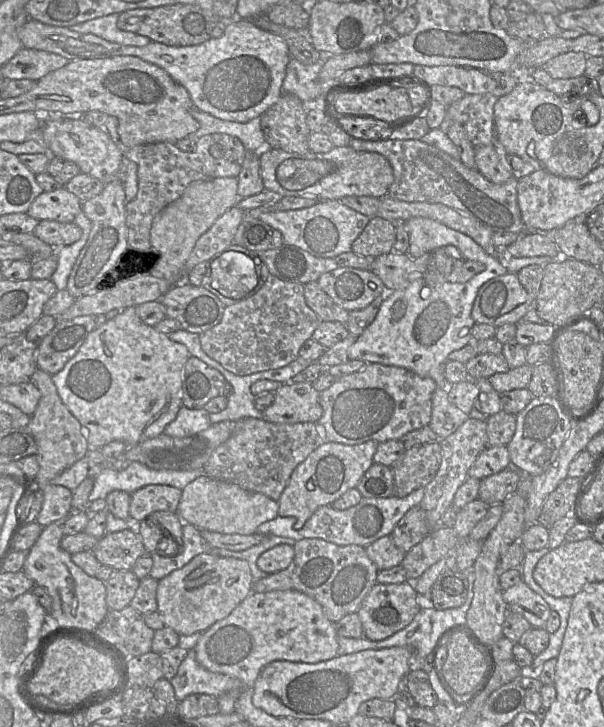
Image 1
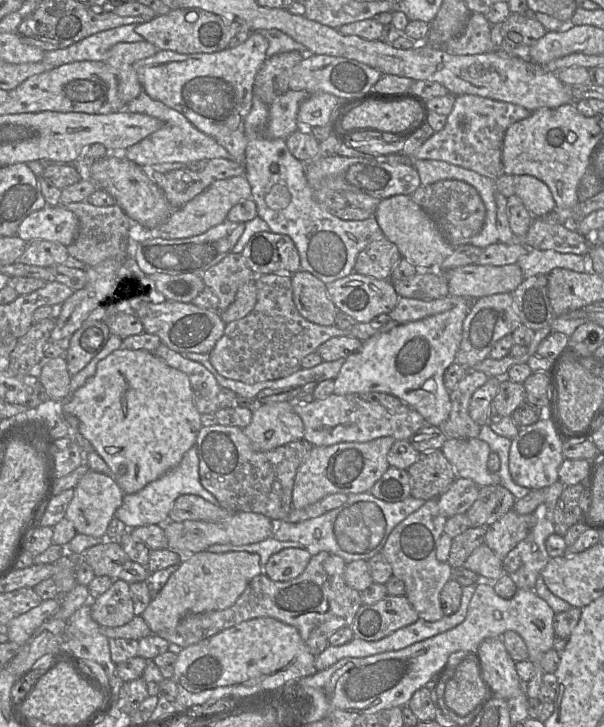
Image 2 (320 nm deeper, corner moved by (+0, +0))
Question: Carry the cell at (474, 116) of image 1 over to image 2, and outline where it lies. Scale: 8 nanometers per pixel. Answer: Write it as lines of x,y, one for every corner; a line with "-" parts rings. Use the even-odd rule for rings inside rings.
475,95
455,96
452,111
444,128
435,132
412,156
413,159
438,160
472,170
492,180
504,174
502,145
504,135
513,123
527,118
531,112
522,106

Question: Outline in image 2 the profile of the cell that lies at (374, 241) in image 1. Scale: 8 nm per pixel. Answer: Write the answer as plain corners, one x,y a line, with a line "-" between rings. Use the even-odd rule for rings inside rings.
386,237
369,243
356,257
354,272
379,280
389,280
402,258
397,246

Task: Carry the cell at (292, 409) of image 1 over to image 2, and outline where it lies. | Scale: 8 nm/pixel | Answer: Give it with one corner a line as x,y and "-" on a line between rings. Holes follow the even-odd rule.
274,402
264,404
253,411
251,423
243,429
251,441
253,450
265,452
304,438
304,424
293,409
294,402

